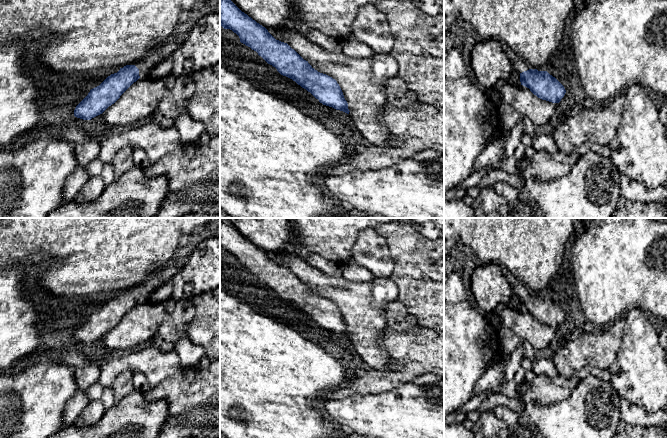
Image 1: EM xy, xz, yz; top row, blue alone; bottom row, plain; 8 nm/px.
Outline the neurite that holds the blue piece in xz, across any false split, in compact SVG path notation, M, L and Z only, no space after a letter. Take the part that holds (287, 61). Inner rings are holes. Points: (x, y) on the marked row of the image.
M220 0L220 25L236 33L240 42L256 51L268 64L277 71L310 92L323 105L349 114L348 103L335 79L315 70L308 61L304 60L287 43L276 40L268 30L242 12L231 0Z

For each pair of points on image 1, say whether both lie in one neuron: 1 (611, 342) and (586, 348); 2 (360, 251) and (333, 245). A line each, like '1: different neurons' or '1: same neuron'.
1: same neuron
2: different neurons

